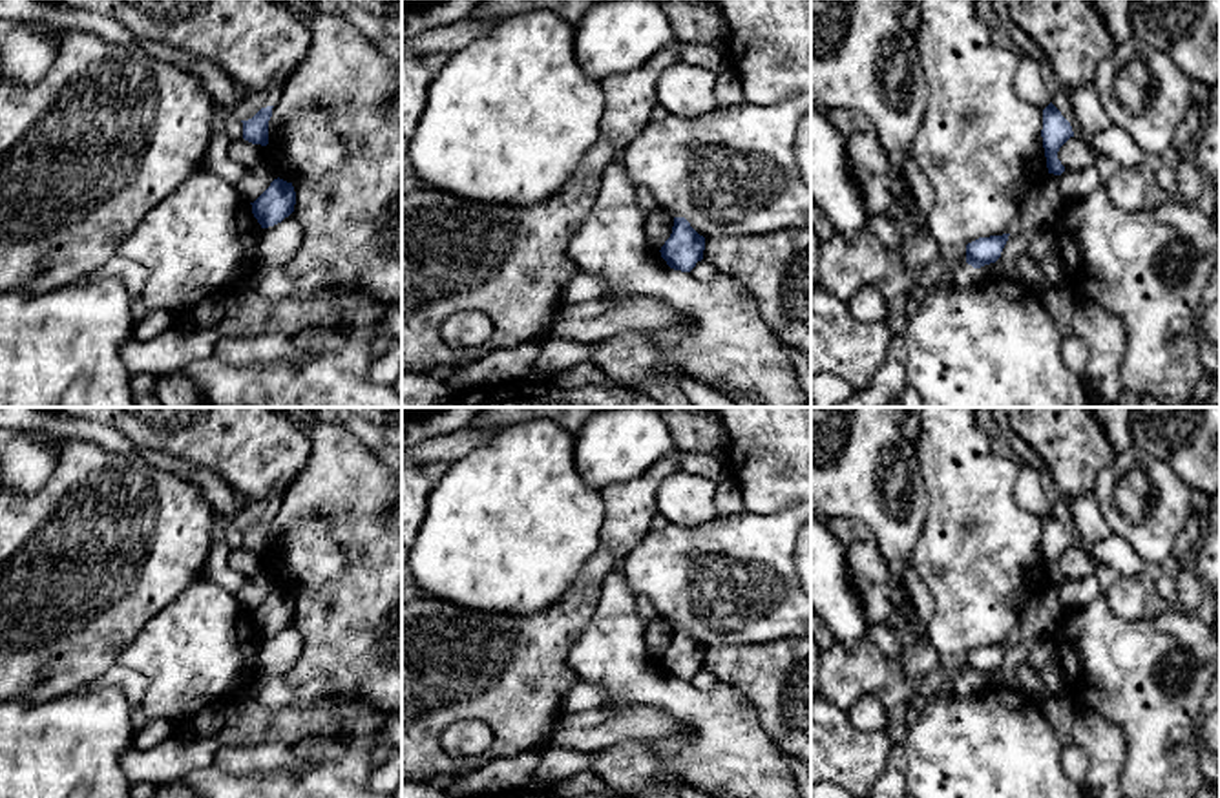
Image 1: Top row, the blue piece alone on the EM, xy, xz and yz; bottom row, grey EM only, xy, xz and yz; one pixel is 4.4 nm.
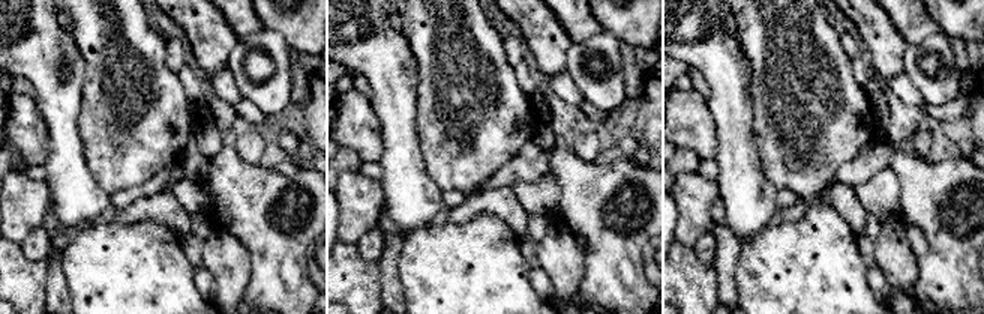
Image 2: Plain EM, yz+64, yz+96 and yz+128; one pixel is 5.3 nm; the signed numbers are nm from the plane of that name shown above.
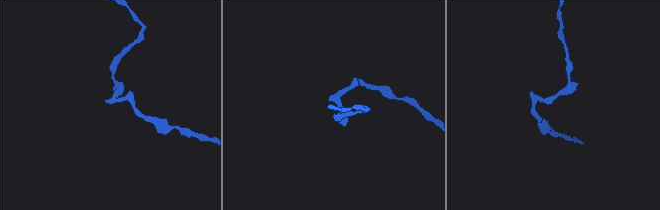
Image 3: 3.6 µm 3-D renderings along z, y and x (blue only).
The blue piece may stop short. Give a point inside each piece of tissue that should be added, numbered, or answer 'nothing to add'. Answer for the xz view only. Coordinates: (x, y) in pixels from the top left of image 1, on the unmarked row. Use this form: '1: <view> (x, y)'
nothing to add

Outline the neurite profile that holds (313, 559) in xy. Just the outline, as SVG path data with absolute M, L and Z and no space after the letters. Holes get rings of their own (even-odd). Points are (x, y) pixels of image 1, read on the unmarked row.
M309 515L285 548L267 553L265 570L279 588L321 590L347 572L347 553L332 539L331 526L323 515Z

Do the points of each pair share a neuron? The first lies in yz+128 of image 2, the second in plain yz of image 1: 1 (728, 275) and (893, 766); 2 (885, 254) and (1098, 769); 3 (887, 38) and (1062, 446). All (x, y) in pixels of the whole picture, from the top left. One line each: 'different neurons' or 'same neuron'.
1: same neuron
2: same neuron
3: same neuron

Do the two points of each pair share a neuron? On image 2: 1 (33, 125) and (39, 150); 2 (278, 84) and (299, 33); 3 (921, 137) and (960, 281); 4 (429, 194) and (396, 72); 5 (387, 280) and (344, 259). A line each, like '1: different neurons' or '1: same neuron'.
1: same neuron
2: different neurons
3: different neurons
4: same neuron
5: different neurons

